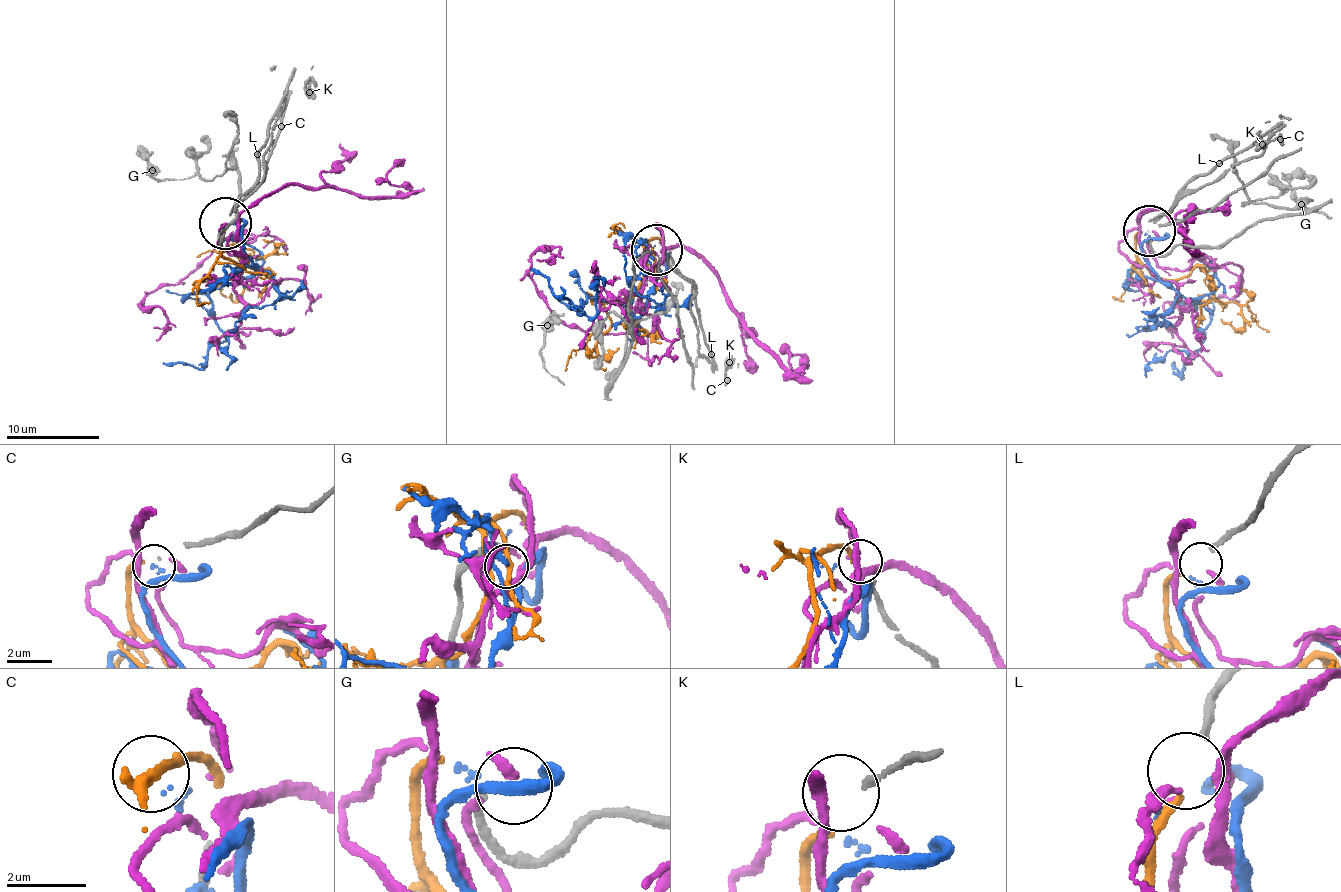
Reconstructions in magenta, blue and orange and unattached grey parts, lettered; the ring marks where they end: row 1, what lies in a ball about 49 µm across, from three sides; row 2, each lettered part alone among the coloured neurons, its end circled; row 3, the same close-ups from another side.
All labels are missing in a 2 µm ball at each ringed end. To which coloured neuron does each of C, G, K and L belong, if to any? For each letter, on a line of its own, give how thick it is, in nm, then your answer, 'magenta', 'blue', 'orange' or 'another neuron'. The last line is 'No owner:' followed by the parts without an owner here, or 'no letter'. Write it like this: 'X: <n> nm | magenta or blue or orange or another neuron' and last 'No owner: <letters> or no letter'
C: 30 nm | another neuron
G: 240 nm | blue
K: 140 nm | another neuron
L: 190 nm | orange
No owner: C, K

